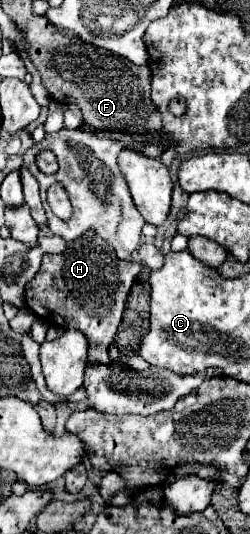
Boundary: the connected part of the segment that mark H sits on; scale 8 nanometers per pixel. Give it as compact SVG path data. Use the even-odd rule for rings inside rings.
M96 232L68 242L66 252L44 256L34 280L26 284L26 306L48 322L64 322L66 328L78 328L90 342L88 362L110 362L108 346L120 326L124 304L136 274L142 264L134 260L118 260L114 248L110 248Z

